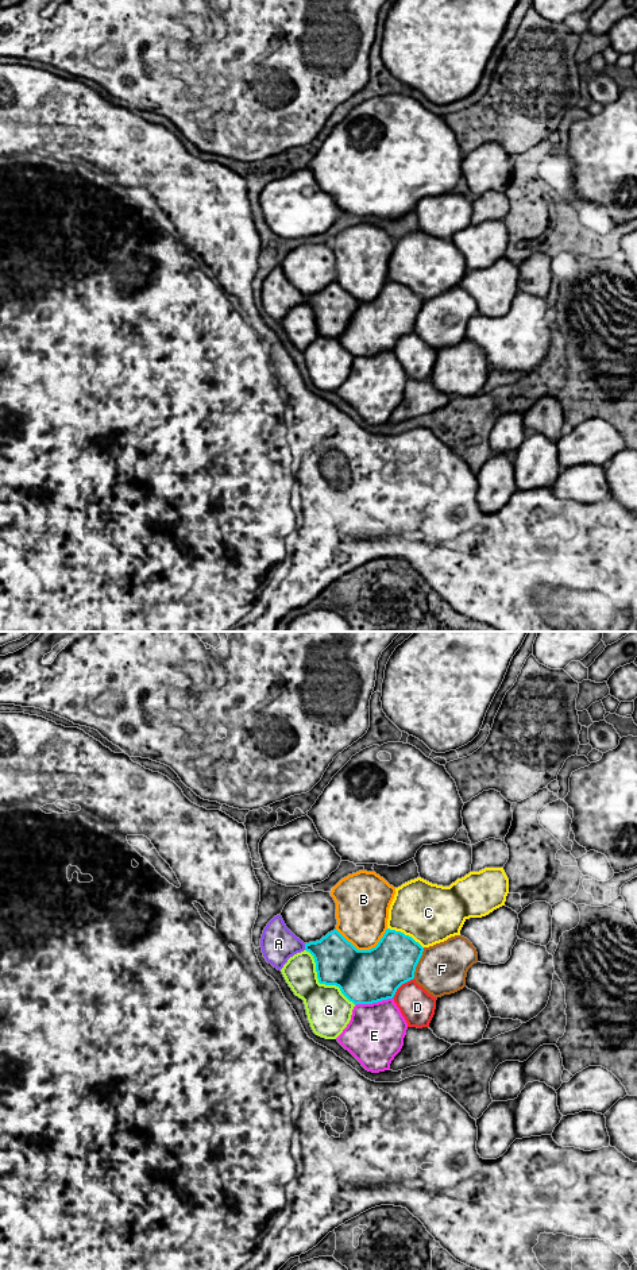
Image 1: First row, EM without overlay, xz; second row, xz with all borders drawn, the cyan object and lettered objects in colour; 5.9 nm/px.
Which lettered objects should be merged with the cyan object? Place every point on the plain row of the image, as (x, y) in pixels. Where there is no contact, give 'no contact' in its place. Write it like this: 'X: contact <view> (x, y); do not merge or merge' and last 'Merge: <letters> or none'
A: contact xz (305, 298); do not merge
B: contact xz (365, 302); do not merge
C: contact xz (404, 286); do not merge
D: contact xz (401, 336); do not merge
E: contact xz (373, 354); do not merge
F: contact xz (417, 315); do not merge
G: contact xz (321, 335); do not merge
Merge: none

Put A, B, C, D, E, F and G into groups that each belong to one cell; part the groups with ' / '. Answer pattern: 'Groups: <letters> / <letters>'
Groups: A / B / C / D / E / F / G

